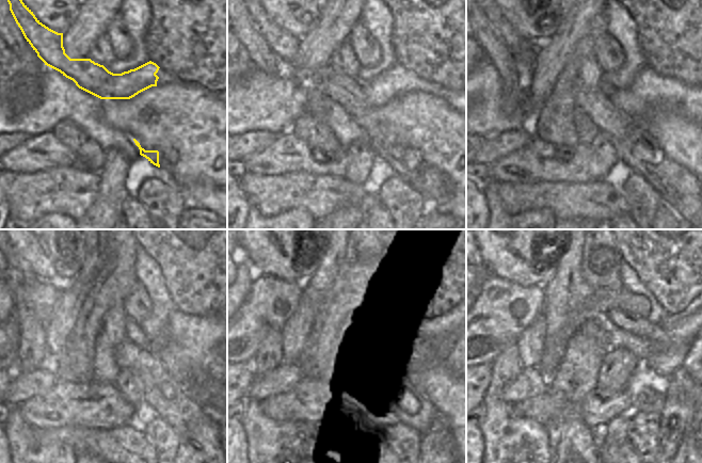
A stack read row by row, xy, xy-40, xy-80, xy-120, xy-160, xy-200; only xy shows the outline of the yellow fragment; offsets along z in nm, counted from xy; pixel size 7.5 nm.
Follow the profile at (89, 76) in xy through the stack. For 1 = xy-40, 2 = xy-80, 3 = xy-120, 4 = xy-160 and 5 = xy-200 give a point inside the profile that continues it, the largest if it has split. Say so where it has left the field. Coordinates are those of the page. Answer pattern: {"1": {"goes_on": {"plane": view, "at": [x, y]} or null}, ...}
{"1": {"goes_on": {"plane": "xy-40", "at": [359, 99]}}, "2": {"goes_on": {"plane": "xy-80", "at": [621, 116]}}, "3": {"goes_on": {"plane": "xy-120", "at": [171, 364]}}, "4": {"goes_on": {"plane": "xy-160", "at": [421, 360]}}, "5": {"goes_on": {"plane": "xy-200", "at": [648, 401]}}}

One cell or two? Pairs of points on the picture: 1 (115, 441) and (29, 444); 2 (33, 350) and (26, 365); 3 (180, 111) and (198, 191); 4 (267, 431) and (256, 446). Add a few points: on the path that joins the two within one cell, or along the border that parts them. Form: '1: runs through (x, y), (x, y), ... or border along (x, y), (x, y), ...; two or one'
1: border along (38, 442), (41, 444), (65, 443), (75, 451); two
2: runs through (32, 353), (28, 362); one
3: runs through (194, 131), (200, 138), (200, 171); one
4: runs through (265, 434), (265, 437), (259, 443); one

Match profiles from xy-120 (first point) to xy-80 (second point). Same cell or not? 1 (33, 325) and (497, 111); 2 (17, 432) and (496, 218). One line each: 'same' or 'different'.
1: different
2: same

